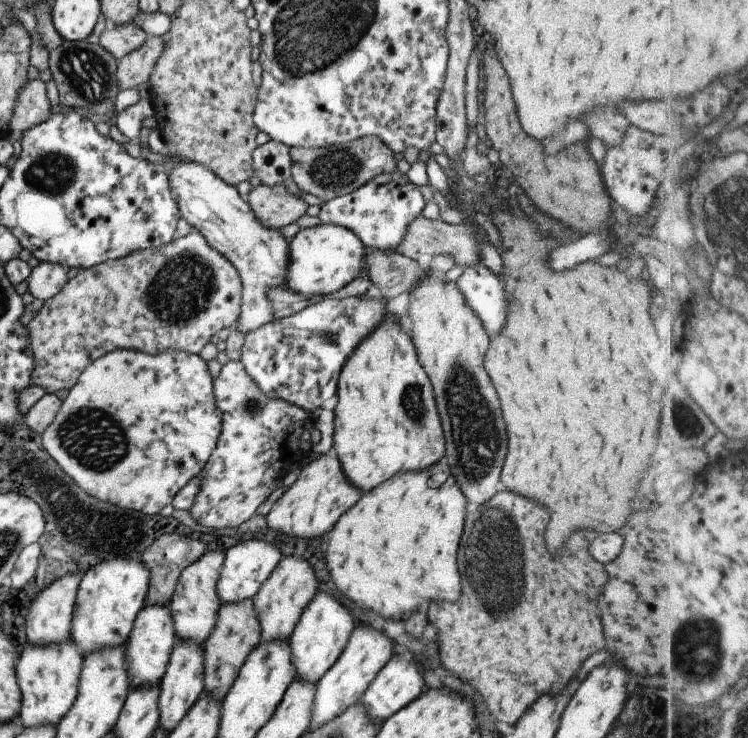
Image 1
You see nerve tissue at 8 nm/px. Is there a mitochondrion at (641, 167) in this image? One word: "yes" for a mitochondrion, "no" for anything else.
yes

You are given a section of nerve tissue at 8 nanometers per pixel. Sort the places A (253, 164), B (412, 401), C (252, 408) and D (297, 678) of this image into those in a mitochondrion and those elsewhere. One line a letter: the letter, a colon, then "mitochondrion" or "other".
A: other
B: mitochondrion
C: mitochondrion
D: other

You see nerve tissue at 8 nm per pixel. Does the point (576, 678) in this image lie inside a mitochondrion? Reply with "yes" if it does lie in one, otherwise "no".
no

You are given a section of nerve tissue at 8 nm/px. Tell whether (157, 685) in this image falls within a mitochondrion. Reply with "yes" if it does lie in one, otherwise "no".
no

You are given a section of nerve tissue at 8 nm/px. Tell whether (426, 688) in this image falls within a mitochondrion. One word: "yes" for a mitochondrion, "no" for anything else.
no

